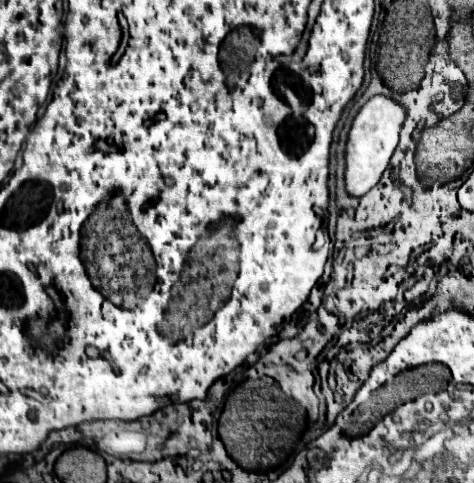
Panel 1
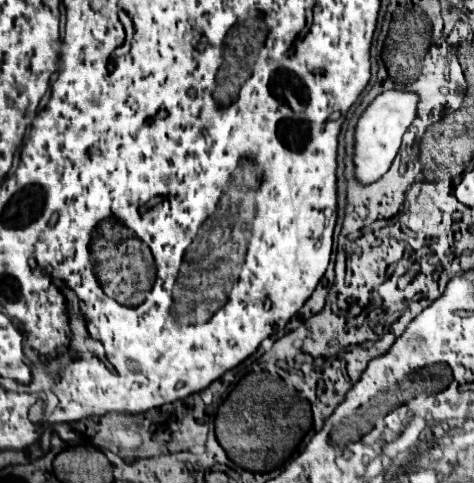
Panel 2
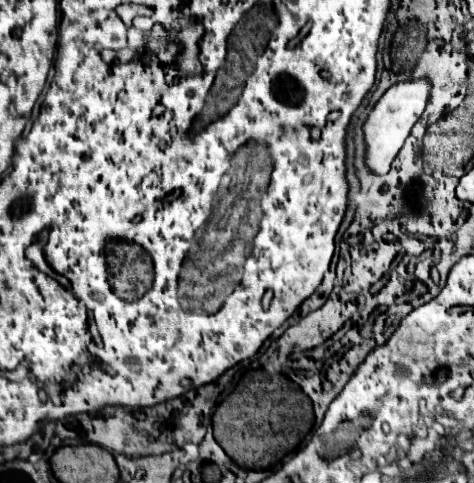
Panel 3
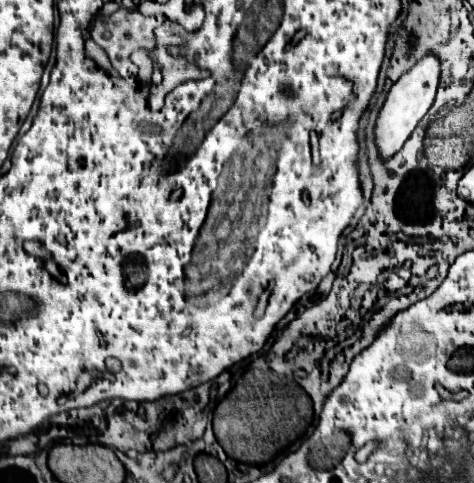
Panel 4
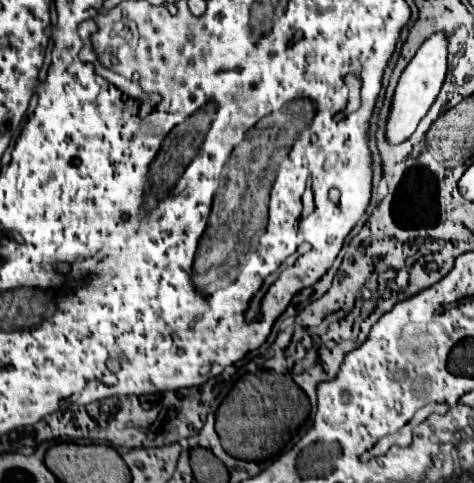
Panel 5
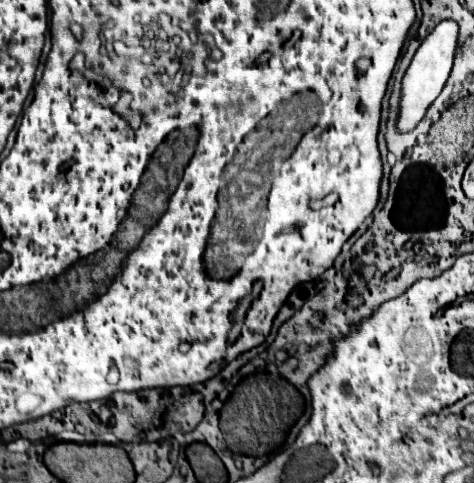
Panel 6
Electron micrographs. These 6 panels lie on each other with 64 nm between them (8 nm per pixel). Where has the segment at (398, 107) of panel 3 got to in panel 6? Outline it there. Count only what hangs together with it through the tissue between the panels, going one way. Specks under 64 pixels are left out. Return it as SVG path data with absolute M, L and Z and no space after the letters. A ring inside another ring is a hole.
M442 20L420 44L420 48L416 50L404 80L402 80L402 102L400 102L400 120L398 120L398 128L400 132L408 132L412 130L424 116L426 108L436 100L436 96L442 92L450 70L452 70L452 62L458 50L458 22L456 20Z

